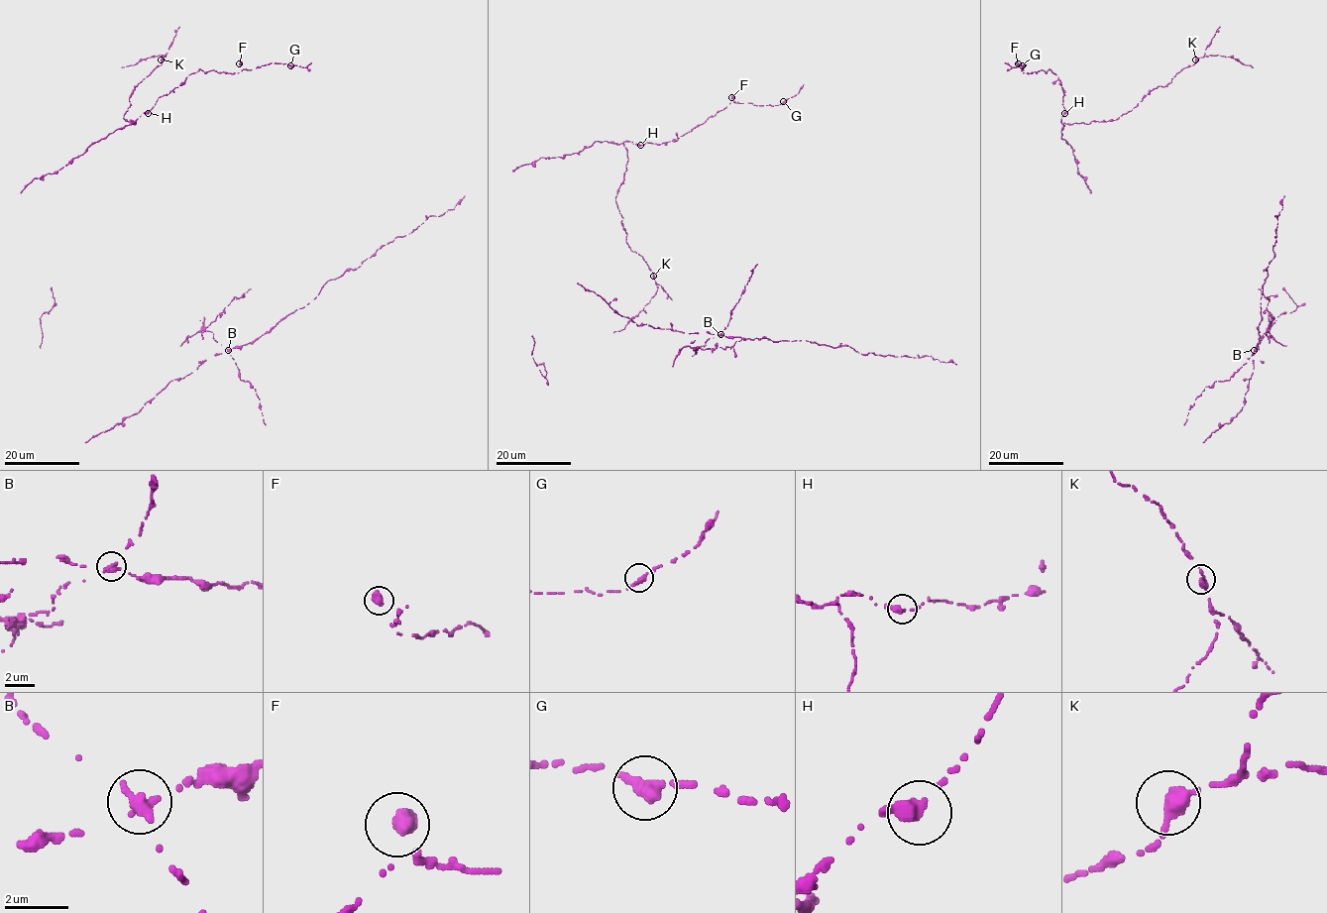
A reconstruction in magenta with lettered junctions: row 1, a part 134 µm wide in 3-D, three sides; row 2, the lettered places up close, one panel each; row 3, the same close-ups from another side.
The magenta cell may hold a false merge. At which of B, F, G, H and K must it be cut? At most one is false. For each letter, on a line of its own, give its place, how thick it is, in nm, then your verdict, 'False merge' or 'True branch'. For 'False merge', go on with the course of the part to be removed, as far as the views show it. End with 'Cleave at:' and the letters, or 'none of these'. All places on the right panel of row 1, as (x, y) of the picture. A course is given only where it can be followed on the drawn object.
B: Place: (1254, 350). Thickness 480 nm. False merge. Course of the part to remove: (1254, 350), (1228, 380), (1215, 381), (1210, 387), (1205, 387), (1189, 409), (1184, 425)
F: Place: (1018, 63). Thickness 500 nm. True branch
G: Place: (1022, 65). Thickness 480 nm. True branch
H: Place: (1064, 113). Thickness 500 nm. True branch
K: Place: (1195, 59). Thickness 480 nm. True branch
Cleave at: B

